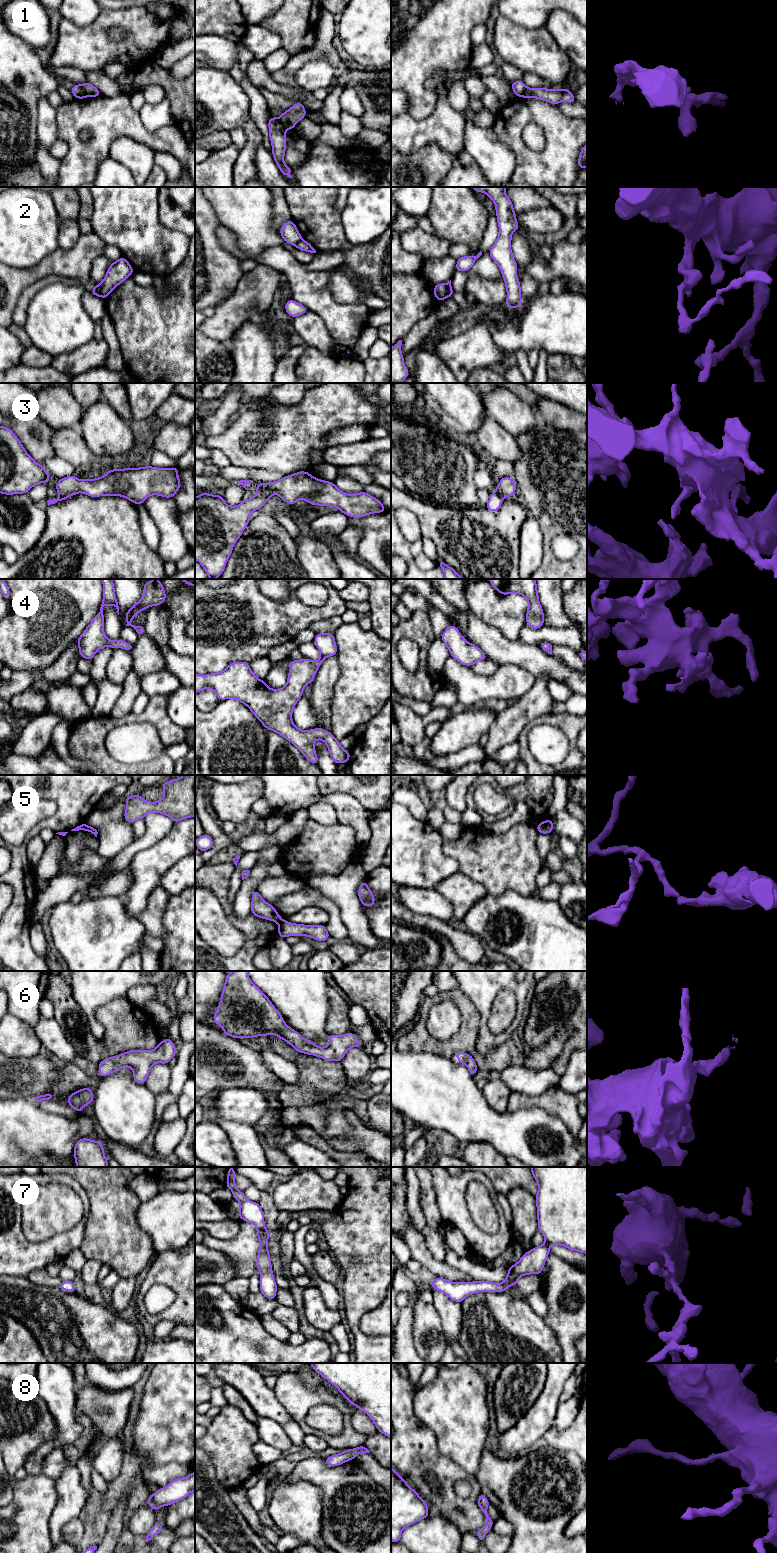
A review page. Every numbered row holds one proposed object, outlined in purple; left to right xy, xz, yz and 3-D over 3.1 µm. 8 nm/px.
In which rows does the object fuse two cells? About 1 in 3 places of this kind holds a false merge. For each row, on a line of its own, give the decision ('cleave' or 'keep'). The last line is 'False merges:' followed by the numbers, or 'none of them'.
1: cleave
2: cleave
3: keep
4: keep
5: cleave
6: keep
7: keep
8: keep
False merges: 1, 2, 5

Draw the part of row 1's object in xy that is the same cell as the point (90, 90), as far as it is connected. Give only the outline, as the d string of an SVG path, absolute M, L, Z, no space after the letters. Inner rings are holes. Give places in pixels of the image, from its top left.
M85 82L85 83L81 84L81 86L84 89L87 97L101 96L101 93L99 92L99 90L89 82Z

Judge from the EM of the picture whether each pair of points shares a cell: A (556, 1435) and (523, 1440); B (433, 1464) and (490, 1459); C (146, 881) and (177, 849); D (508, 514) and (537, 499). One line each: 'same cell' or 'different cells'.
A: different cells
B: different cells
C: same cell
D: different cells

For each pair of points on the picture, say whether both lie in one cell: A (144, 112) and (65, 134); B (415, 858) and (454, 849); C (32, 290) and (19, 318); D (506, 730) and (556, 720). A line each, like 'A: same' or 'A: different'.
A: different
B: different
C: same
D: different

